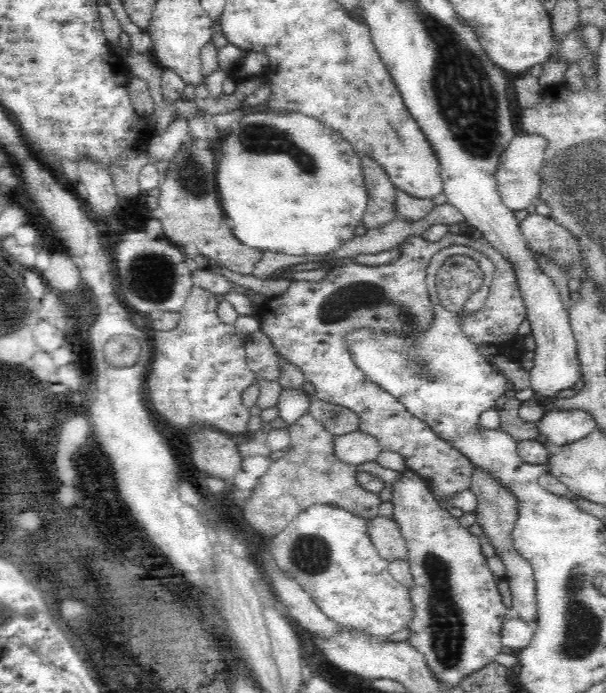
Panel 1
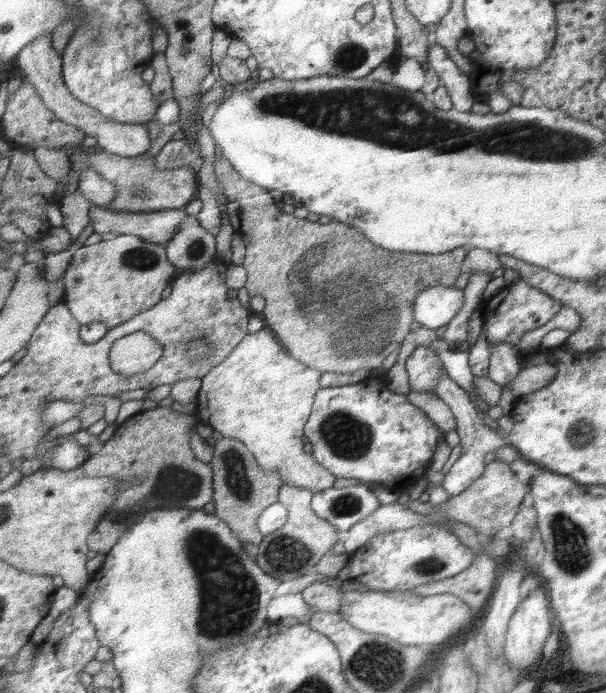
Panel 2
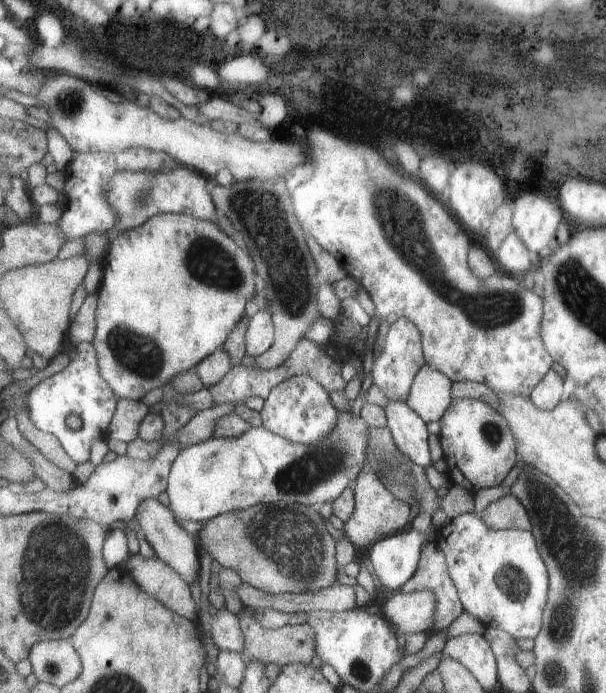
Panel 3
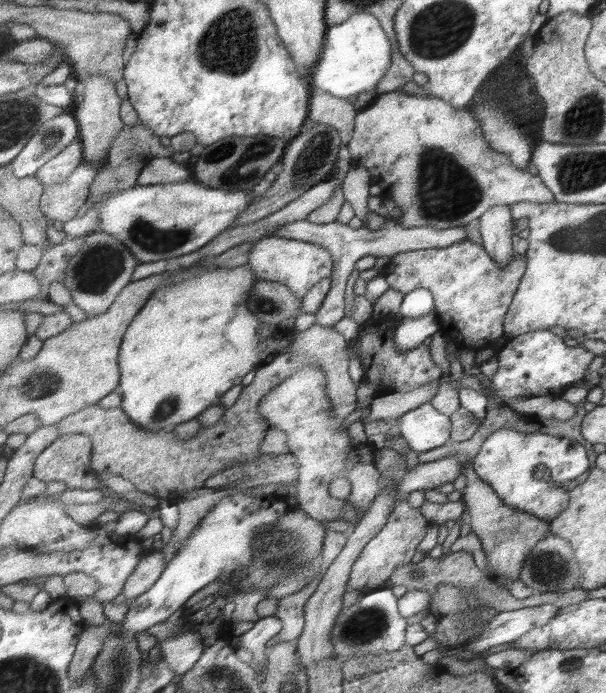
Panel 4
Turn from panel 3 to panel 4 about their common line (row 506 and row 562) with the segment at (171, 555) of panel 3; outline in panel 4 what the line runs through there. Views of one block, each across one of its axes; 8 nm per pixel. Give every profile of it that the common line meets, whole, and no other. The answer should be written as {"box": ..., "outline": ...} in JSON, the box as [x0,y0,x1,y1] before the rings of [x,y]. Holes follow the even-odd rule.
{"box":[123,548,169,598],"outline":[[[165,548],[149,552],[139,562],[139,568],[131,574],[123,594],[127,594],[127,598],[139,598],[141,594],[149,592],[157,584],[157,580],[165,574],[167,566],[169,566],[169,560],[167,560]]]}

